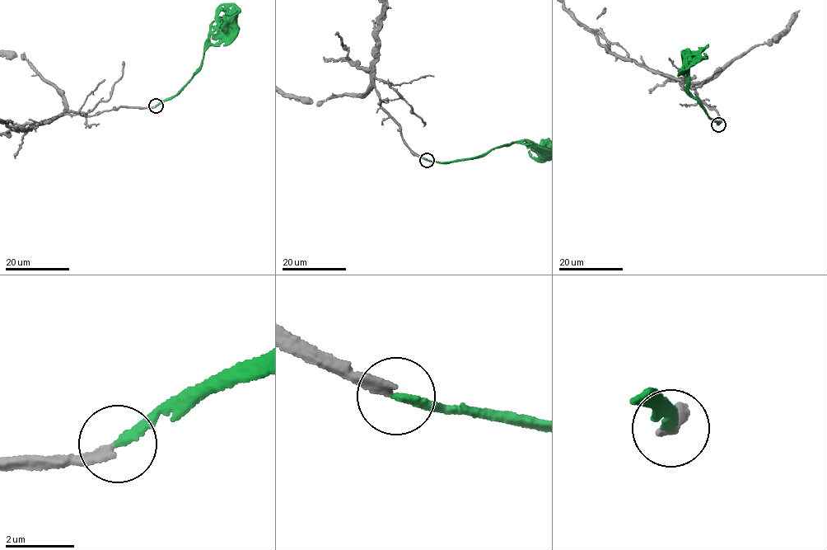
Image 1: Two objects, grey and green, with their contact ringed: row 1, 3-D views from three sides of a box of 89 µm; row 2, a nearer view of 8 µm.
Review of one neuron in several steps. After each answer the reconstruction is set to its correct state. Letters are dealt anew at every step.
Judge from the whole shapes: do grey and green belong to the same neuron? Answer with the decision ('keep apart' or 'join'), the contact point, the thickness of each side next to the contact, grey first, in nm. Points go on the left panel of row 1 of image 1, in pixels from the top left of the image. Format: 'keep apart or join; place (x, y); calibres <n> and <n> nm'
join; place (156, 105); calibres 320 and 260 nm

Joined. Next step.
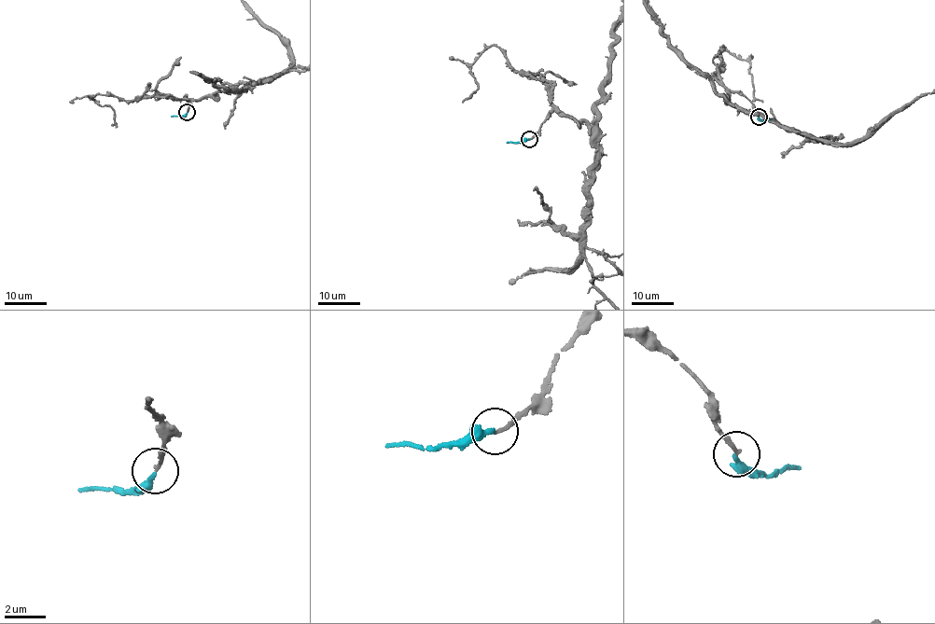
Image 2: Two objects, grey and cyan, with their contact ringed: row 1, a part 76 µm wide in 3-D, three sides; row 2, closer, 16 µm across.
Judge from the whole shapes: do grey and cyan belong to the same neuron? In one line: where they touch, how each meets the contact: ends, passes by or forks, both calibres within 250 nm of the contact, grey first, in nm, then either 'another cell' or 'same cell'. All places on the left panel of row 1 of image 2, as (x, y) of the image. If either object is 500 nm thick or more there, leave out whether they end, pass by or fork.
at (187, 112); grey ends there; cyan ends there; 160 nm thick on the grey side, 240 nm on the other; same cell

